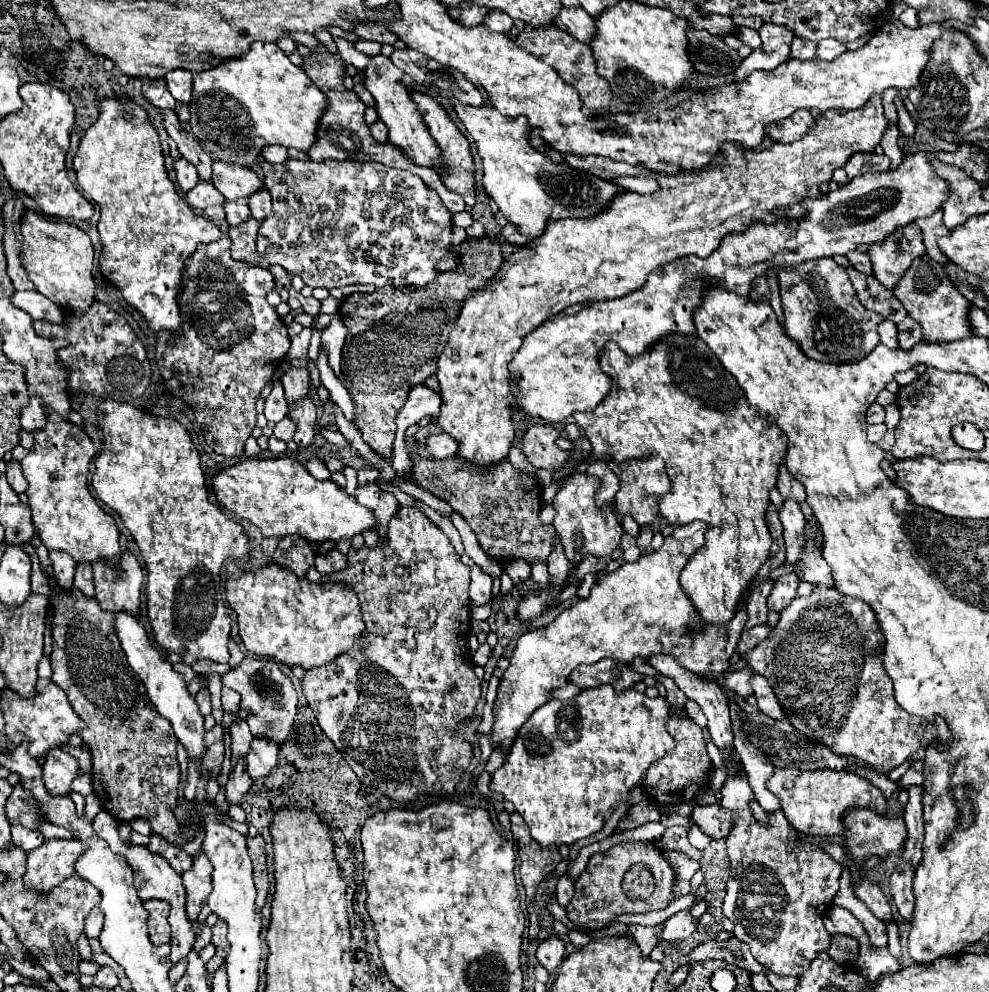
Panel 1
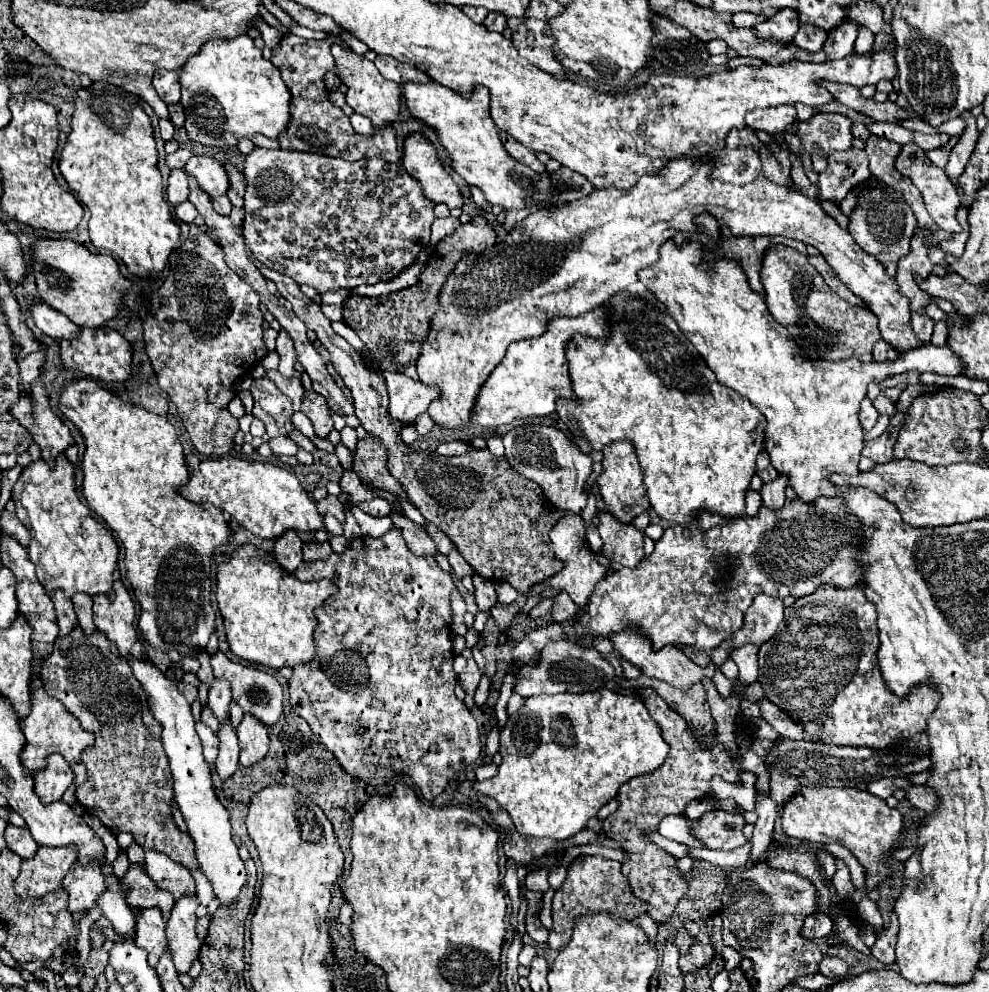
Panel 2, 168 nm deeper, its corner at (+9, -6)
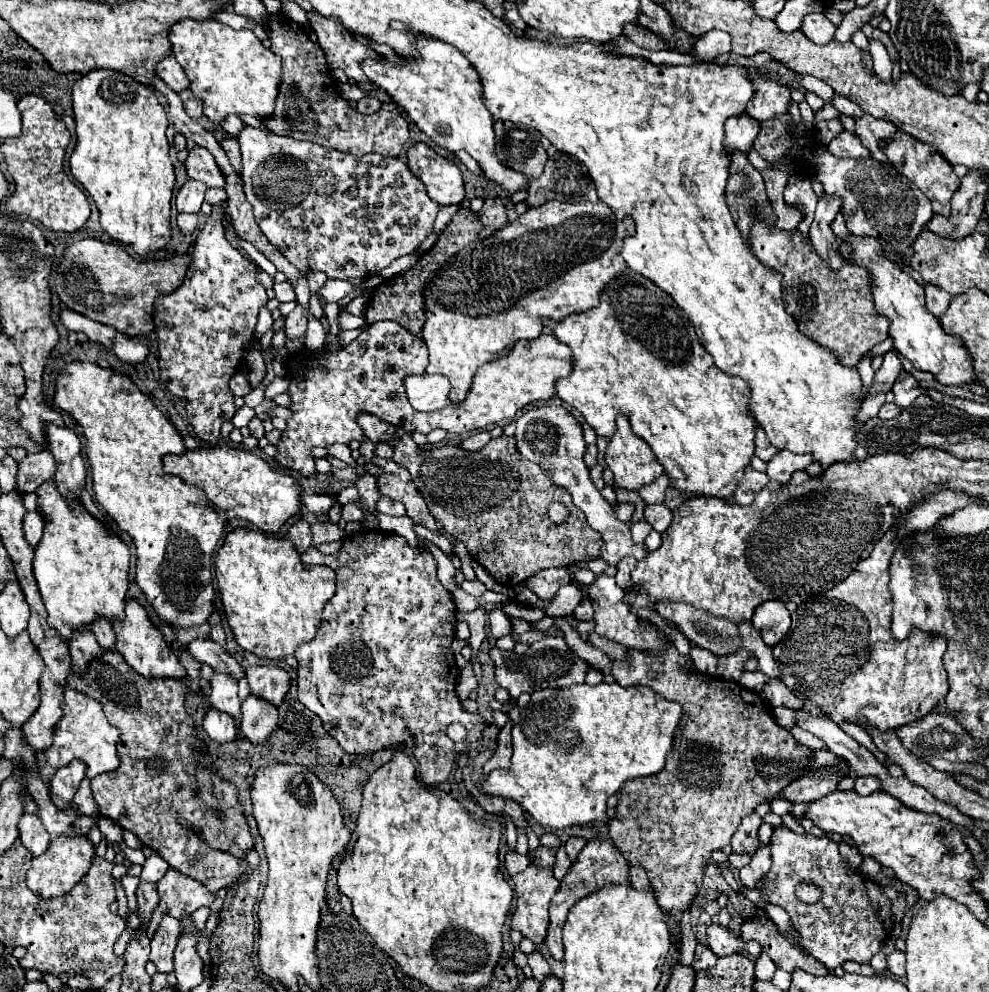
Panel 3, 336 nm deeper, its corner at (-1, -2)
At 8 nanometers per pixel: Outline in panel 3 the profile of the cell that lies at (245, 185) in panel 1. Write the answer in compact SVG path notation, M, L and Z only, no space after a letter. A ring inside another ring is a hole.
M194 147L188 151L188 159L186 159L186 173L190 179L202 181L208 187L224 187L224 175L218 169L214 157L210 151L206 151L204 147Z

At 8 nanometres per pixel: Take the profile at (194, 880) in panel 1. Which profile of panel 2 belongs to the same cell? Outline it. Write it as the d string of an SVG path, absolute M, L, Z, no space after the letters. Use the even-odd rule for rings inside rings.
M196 895L180 897L166 923L166 939L172 949L172 959L178 973L186 973L190 969L190 963L198 957L198 949L202 945L194 933L198 905L200 903Z

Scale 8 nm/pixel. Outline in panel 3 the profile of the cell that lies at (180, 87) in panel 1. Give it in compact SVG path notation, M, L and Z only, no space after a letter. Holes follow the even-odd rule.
M168 55L168 57L164 57L162 61L158 61L154 71L156 71L156 75L158 75L170 89L174 89L176 93L188 89L188 85L190 85L190 81L188 81L184 69L178 65L178 61L174 59L174 55Z

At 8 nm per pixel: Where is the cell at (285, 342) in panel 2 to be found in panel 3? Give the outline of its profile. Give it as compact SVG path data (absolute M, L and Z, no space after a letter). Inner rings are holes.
M298 303L298 305L296 305L296 309L286 317L286 323L284 323L288 337L290 337L290 339L294 339L294 337L304 335L304 333L306 333L306 325L308 325L306 311L304 311L304 307Z

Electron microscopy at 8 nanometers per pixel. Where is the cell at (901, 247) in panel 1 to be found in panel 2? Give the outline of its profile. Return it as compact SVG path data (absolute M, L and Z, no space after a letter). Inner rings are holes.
M878 183L878 187L874 187L870 193L864 193L854 209L860 209L860 213L850 215L850 225L848 225L850 235L868 255L876 257L884 265L888 277L894 277L896 263L900 257L908 255L910 241L918 229L914 213L902 199L902 193L884 183Z

